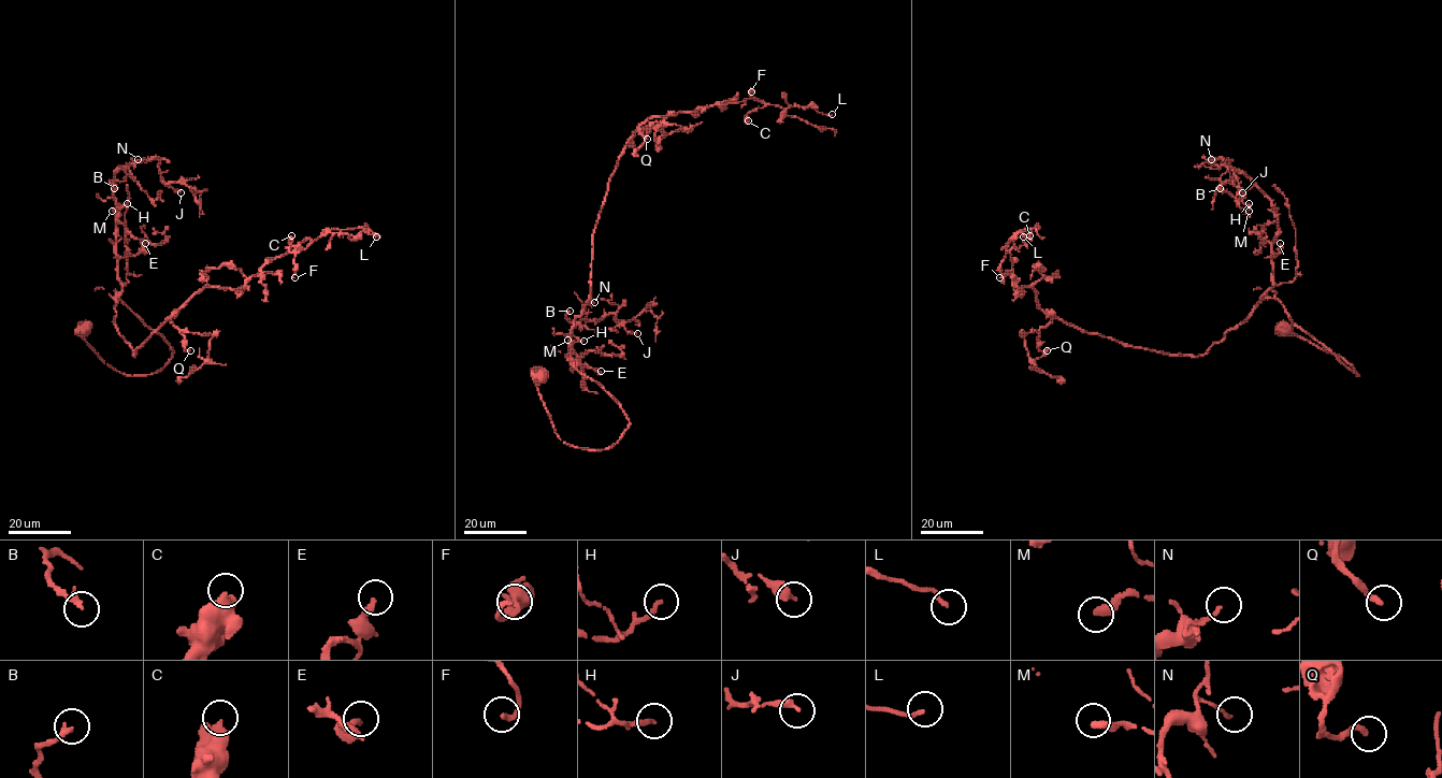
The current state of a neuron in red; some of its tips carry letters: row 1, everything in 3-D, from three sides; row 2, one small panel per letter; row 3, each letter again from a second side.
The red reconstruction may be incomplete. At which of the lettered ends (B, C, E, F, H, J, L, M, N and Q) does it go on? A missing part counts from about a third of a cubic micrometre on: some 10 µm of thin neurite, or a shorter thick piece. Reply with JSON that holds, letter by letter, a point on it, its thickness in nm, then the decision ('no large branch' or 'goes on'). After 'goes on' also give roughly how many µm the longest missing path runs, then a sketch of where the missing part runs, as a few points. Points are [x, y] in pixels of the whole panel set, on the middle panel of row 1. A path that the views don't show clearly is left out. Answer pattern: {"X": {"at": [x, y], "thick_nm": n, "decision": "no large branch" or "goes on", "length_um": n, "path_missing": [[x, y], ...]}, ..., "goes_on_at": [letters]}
{"B": {"at": [570, 311], "thick_nm": 260, "decision": "no large branch"}, "C": {"at": [748, 120], "thick_nm": 600, "decision": "no large branch"}, "E": {"at": [601, 371], "thick_nm": 240, "decision": "no large branch"}, "F": {"at": [751, 91], "thick_nm": 240, "decision": "no large branch"}, "H": {"at": [583, 341], "thick_nm": 190, "decision": "no large branch"}, "J": {"at": [637, 333], "thick_nm": 360, "decision": "no large branch"}, "L": {"at": [832, 114], "thick_nm": 160, "decision": "no large branch"}, "M": {"at": [567, 340], "thick_nm": 400, "decision": "goes on", "length_um": 20, "path_missing": [[567, 340], [547, 341], [547, 347], [552, 353], [559, 354], [562, 350]]}, "N": {"at": [594, 302], "thick_nm": 150, "decision": "no large branch"}, "Q": {"at": [647, 139], "thick_nm": 240, "decision": "no large branch"}, "goes_on_at": ["M"]}

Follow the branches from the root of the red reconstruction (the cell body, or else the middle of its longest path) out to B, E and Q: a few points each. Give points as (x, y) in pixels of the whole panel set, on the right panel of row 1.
B: (1284, 330), (1357, 376), (1262, 298), (1271, 202), (1235, 169), (1220, 188)
E: (1284, 330), (1339, 355), (1357, 376), (1300, 329), (1277, 299), (1262, 298), (1272, 286), (1272, 259), (1280, 243)
Q: (1284, 330), (1339, 355), (1357, 376), (1270, 298), (1202, 355), (1139, 348), (1055, 318), (1038, 336), (1047, 350)

